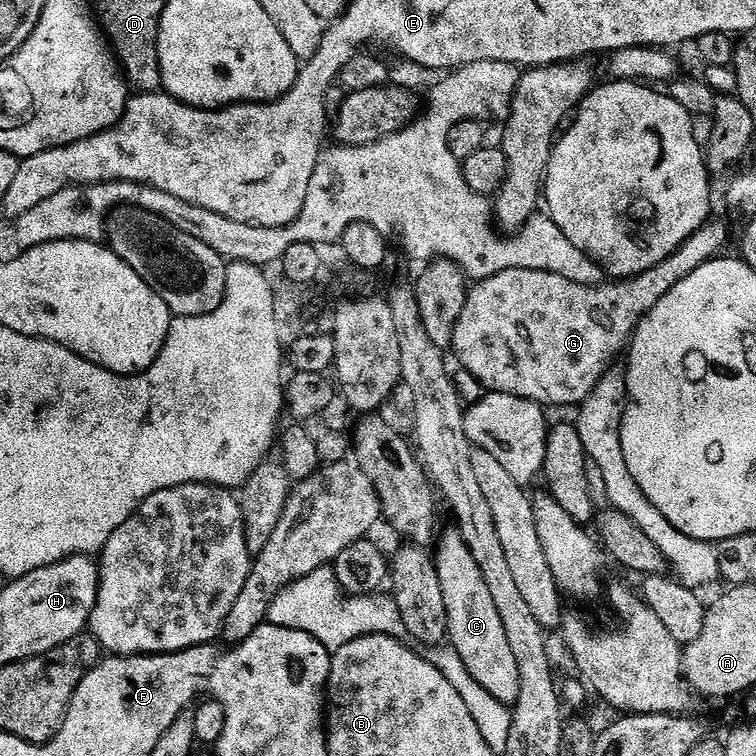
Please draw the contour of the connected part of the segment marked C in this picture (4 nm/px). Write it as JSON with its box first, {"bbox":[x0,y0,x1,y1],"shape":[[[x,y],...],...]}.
{"bbox":[434,530,520,706],"shape":[[[453,530],[439,537],[438,545],[440,550],[436,550],[434,559],[438,578],[442,582],[442,596],[446,598],[448,607],[448,633],[450,635],[451,647],[462,658],[462,662],[480,686],[485,687],[498,702],[512,706],[520,697],[520,675],[518,674],[518,661],[514,658],[514,649],[510,646],[510,638],[506,636],[506,626],[502,624],[502,614],[498,612],[498,606],[494,602],[494,594],[484,577],[484,571],[480,563],[476,561],[476,556],[472,552],[472,547],[464,539],[463,532]]]}

